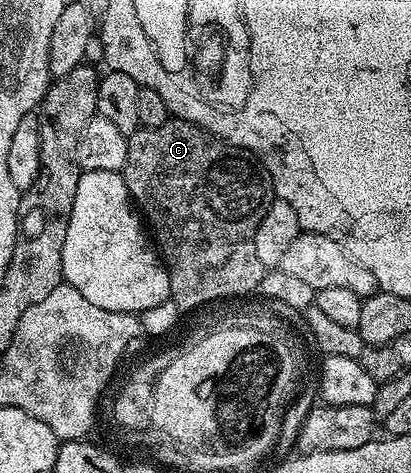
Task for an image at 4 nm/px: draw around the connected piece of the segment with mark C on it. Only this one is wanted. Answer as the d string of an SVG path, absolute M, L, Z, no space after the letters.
M171 118L167 122L163 122L163 126L158 128L140 127L128 136L127 162L123 169L123 175L129 191L129 199L133 201L139 209L140 215L147 221L148 227L151 229L152 239L159 249L159 255L169 275L169 299L193 305L197 304L197 301L205 300L205 297L225 296L225 293L239 295L240 292L243 292L245 295L250 295L256 291L257 287L260 287L261 279L264 278L267 269L255 255L255 230L259 230L259 222L263 222L263 214L267 214L269 205L273 203L275 197L273 194L273 177L258 157L251 152L246 152L244 148L237 148L217 136L212 136L210 132L195 126L191 122Z

